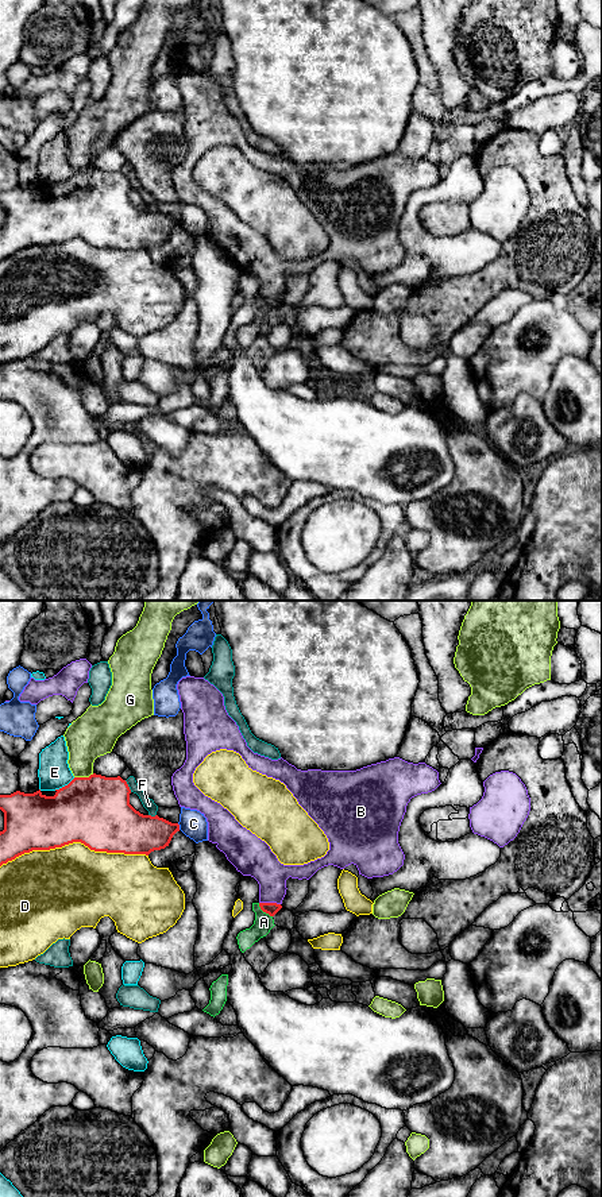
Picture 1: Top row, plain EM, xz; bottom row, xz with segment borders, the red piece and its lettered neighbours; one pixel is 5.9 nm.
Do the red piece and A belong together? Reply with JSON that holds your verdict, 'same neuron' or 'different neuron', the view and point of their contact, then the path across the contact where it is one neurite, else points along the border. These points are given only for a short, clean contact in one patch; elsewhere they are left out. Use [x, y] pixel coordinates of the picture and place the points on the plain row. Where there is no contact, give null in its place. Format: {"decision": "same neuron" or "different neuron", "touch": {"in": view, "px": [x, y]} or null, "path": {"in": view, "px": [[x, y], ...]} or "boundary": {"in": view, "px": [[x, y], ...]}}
{"decision": "different neuron", "touch": {"in": "xz", "px": [263, 307]}, "boundary": {"in": "xz", "px": [[258, 298], [271, 312]]}}

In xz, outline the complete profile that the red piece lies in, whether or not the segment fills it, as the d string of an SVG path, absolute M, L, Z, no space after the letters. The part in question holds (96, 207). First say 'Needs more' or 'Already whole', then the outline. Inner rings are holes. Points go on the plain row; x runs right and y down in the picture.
Already whole. M90 170L74 173L67 181L55 185L54 192L39 186L24 189L16 186L0 190L0 205L4 208L4 225L0 227L0 262L32 246L50 246L73 238L81 238L94 247L146 250L169 242L180 227L158 211L143 211L130 200L131 185L120 171L105 173Z

